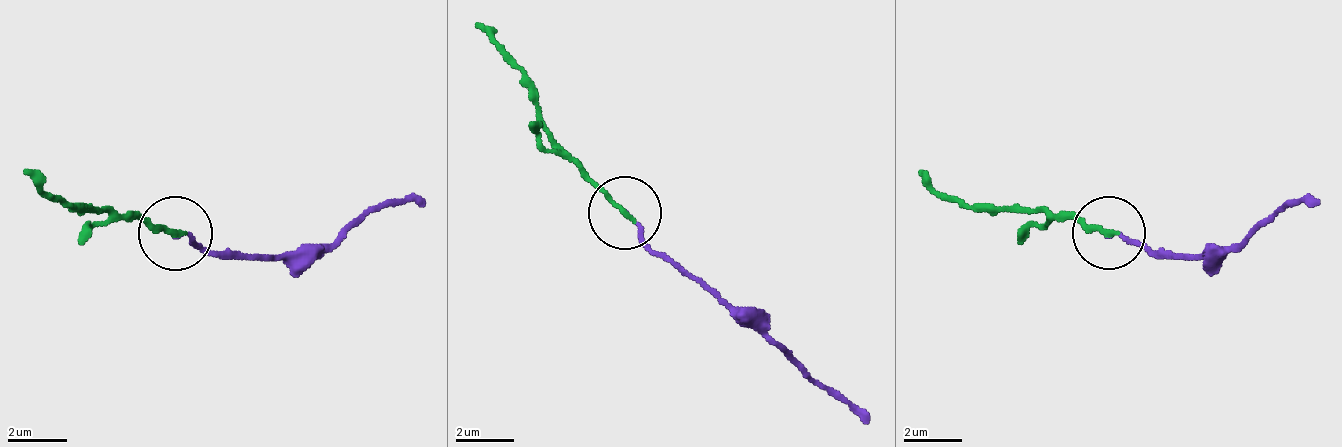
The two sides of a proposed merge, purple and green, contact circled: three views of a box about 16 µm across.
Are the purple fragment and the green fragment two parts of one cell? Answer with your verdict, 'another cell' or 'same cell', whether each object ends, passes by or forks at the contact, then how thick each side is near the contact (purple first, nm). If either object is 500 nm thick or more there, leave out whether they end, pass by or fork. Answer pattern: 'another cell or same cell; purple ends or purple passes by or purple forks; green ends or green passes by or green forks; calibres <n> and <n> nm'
same cell; purple ends; green ends; calibres 80 and 200 nm

